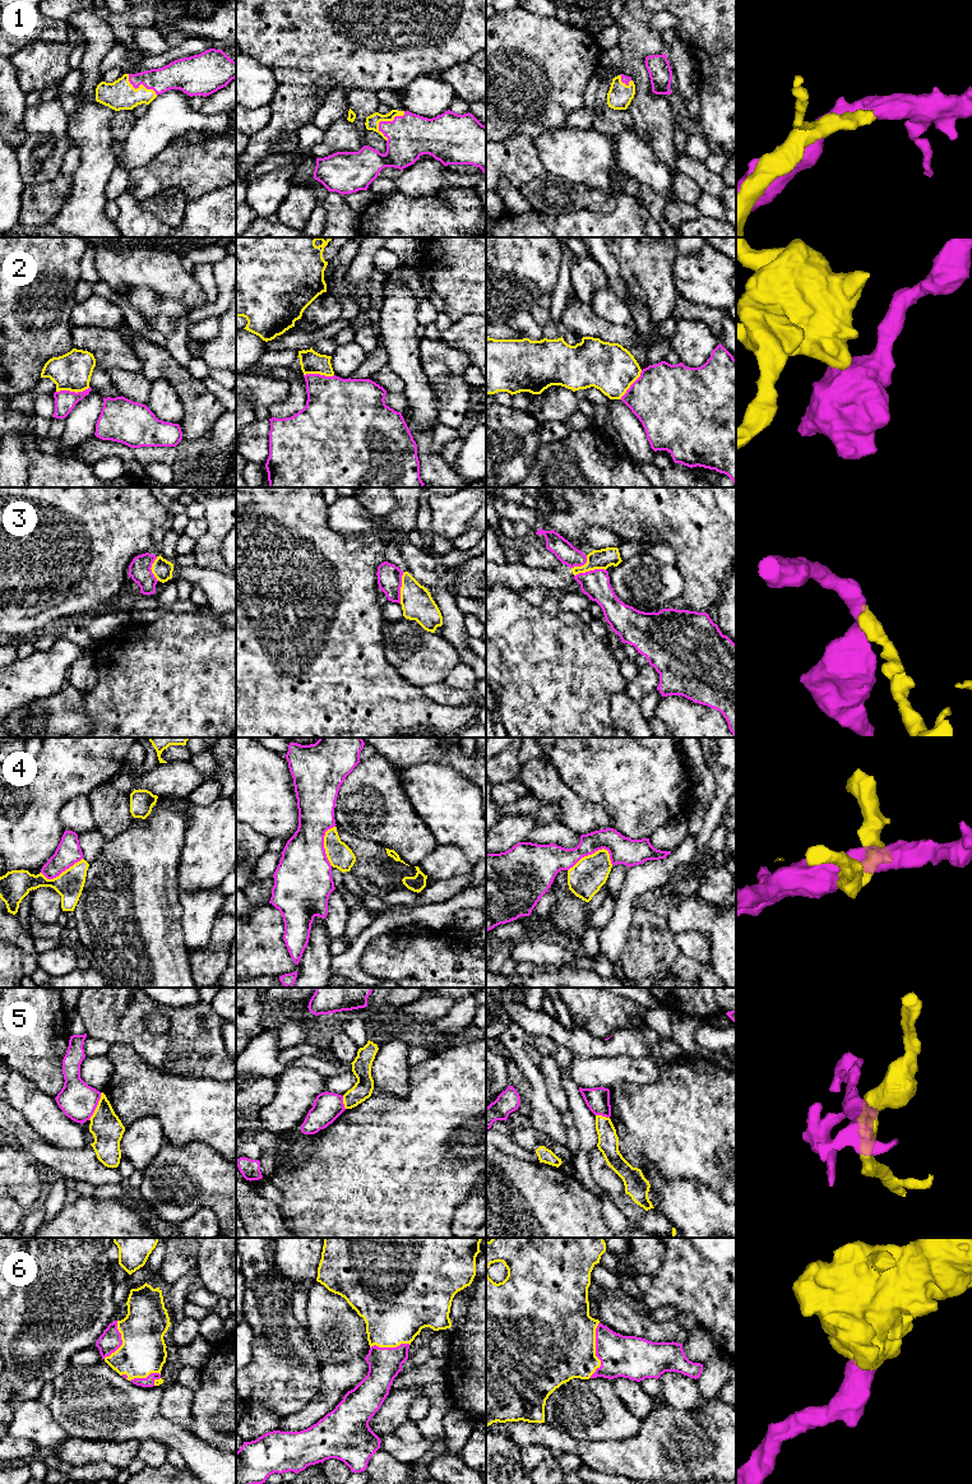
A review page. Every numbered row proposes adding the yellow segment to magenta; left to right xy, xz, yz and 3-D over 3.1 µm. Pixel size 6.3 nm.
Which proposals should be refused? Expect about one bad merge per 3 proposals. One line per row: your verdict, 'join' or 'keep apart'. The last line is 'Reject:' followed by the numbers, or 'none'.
1: join
2: keep apart
3: keep apart
4: keep apart
5: keep apart
6: join
Reject: 2, 3, 4, 5

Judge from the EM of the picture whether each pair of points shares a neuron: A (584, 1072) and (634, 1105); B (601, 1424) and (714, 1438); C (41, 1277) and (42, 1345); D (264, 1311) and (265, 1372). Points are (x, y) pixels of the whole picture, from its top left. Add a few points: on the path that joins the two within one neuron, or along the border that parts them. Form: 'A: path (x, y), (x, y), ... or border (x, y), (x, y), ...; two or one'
A: border (639, 1083), (619, 1082), (609, 1089); two
B: border (642, 1420), (640, 1429), (635, 1434), (611, 1441); two
C: path (42, 1294), (42, 1328); one
D: path (268, 1326), (268, 1357); one

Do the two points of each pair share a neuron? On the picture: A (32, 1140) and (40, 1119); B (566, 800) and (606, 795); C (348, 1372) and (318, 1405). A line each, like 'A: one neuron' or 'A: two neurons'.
A: two neurons
B: two neurons
C: one neuron

